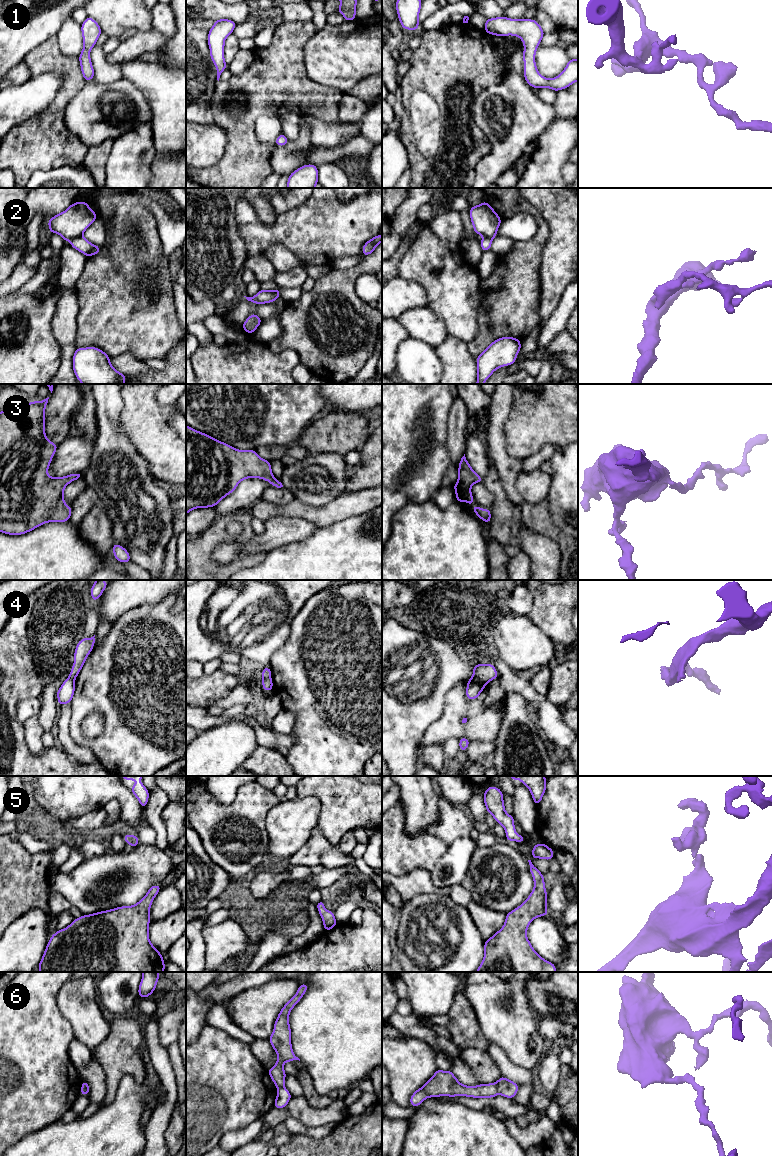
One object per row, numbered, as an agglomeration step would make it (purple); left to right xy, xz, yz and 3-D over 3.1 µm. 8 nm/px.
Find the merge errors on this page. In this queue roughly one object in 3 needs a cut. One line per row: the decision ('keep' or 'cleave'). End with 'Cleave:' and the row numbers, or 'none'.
1: keep
2: cleave
3: keep
4: keep
5: keep
6: cleave
Cleave: 2, 6

